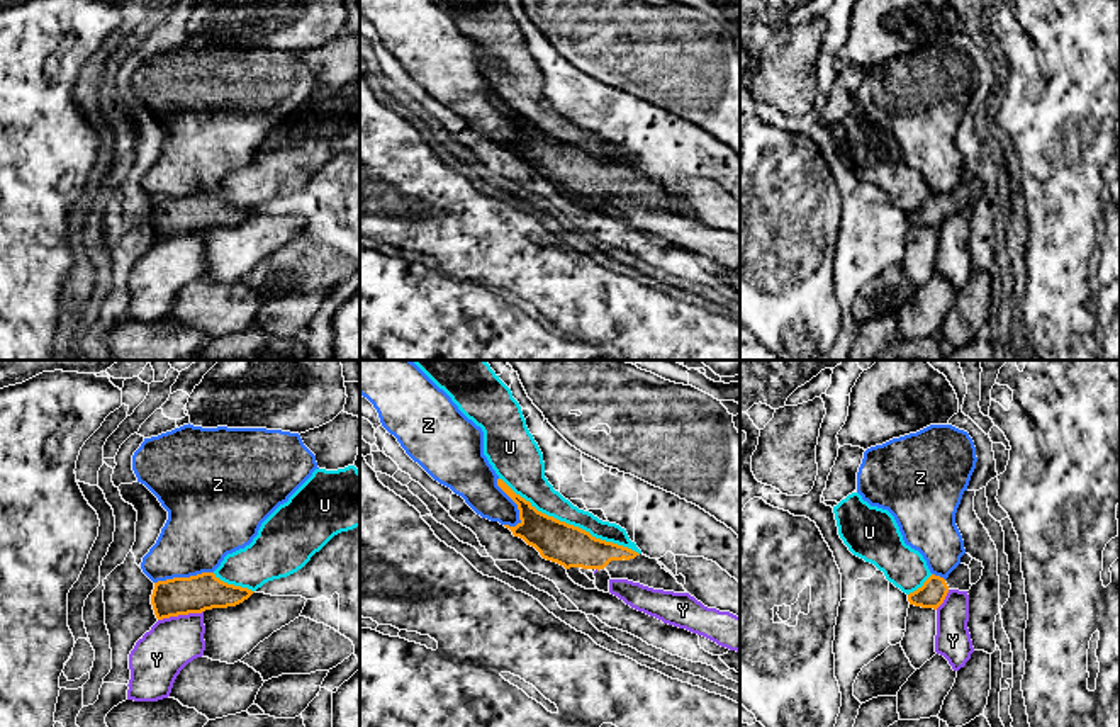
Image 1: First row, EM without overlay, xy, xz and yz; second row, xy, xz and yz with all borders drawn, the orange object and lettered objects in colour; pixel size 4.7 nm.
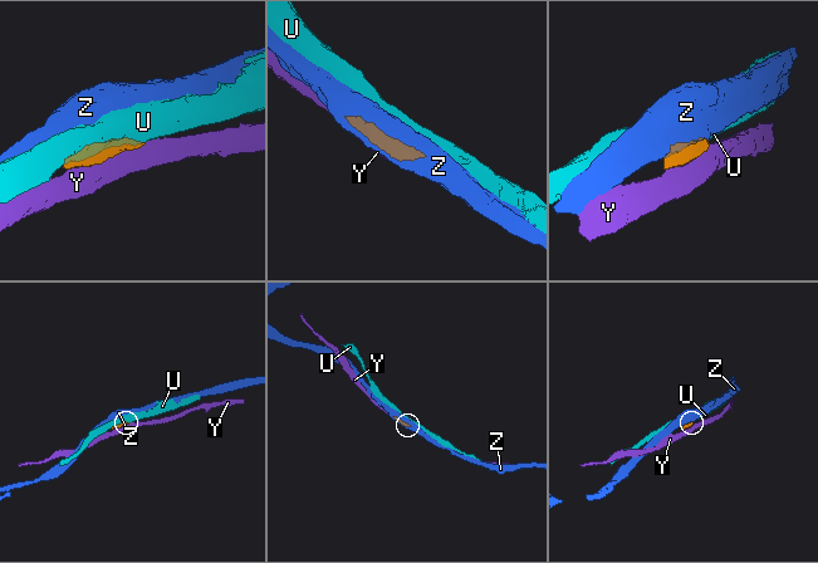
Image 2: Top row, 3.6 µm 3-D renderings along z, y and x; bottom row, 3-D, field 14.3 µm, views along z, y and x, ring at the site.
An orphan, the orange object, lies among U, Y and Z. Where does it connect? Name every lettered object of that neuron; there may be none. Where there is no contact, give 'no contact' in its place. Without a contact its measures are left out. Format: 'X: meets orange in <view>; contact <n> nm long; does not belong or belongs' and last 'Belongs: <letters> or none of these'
U: meets orange in xz; contact 750 nm long; does not belong
Y: meets orange in xy; contact 220 nm long; does not belong
Z: meets orange in xz; contact 260 nm long; does not belong
Belongs: none of these

